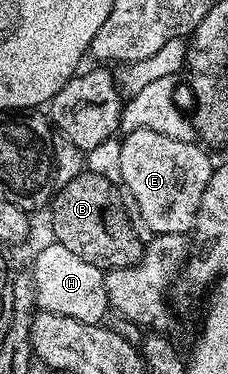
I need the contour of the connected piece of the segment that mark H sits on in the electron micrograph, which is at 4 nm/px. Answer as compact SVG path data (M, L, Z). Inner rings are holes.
M50 241L37 254L33 262L31 277L35 288L35 303L38 311L46 310L59 316L71 316L71 320L83 320L83 324L101 324L111 307L105 287L106 271L95 264L87 264L82 257L75 256L70 249L57 241Z

